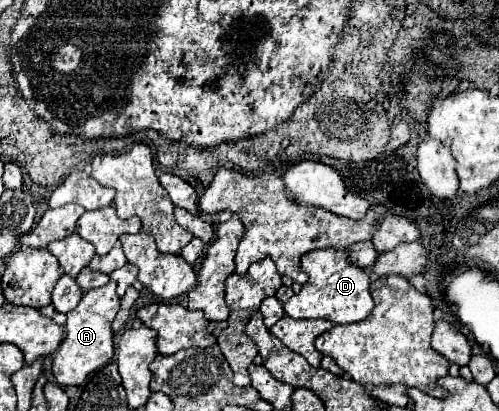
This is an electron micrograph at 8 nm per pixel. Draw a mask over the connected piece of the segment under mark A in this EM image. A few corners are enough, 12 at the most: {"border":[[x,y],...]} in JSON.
{"border":[[115,282],[83,294],[53,358],[59,386],[79,386],[113,358]]}

